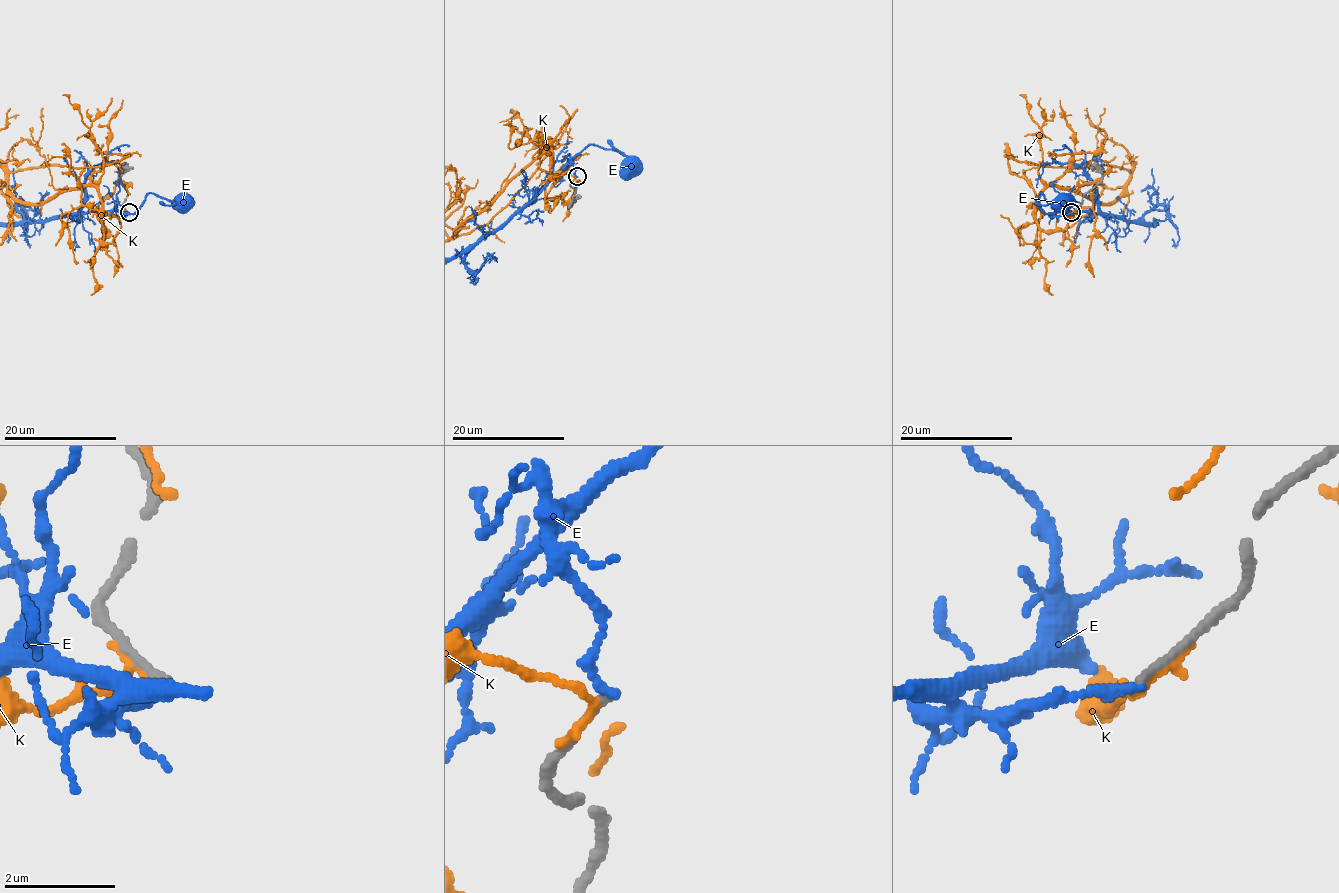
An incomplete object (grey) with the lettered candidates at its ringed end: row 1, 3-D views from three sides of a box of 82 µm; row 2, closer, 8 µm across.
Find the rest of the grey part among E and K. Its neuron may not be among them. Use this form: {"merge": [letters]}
{"merge": []}

